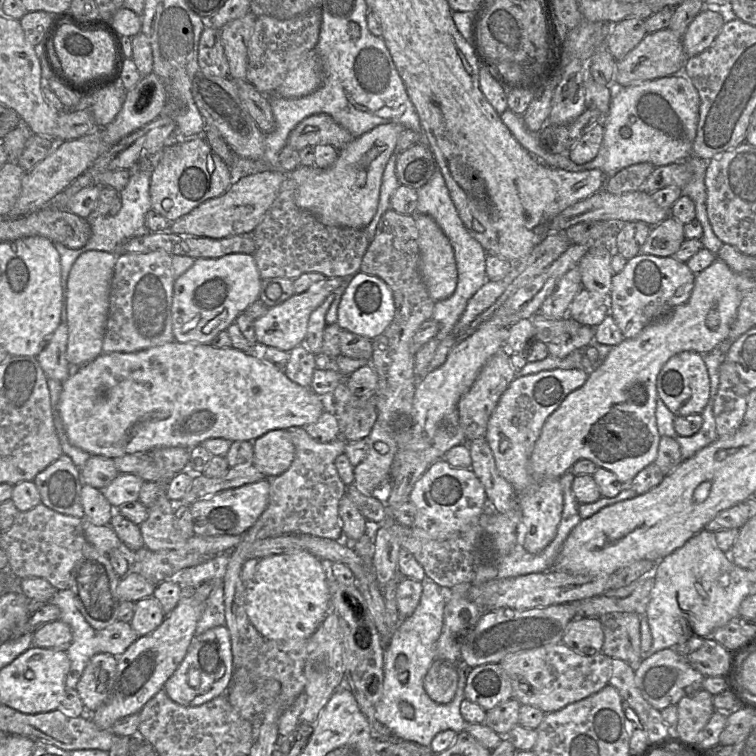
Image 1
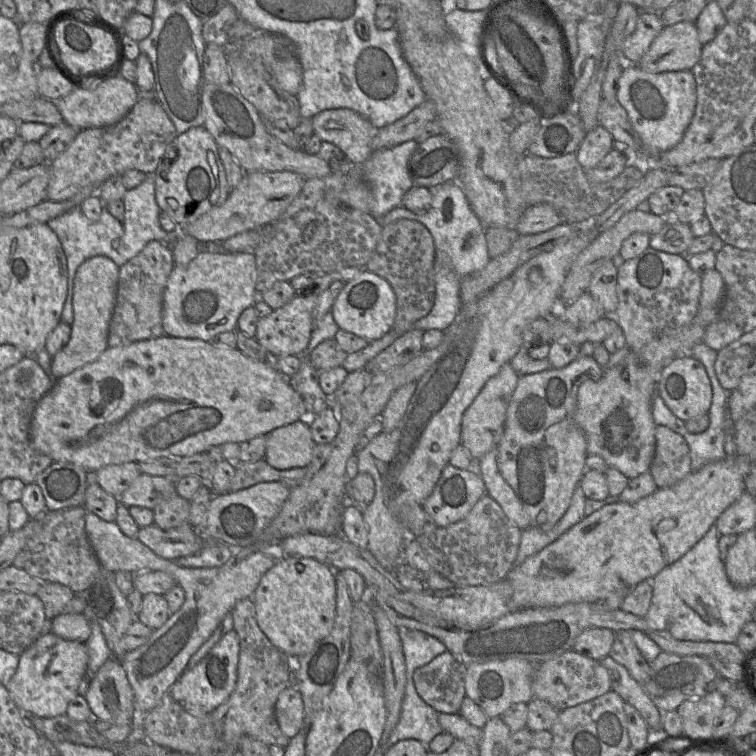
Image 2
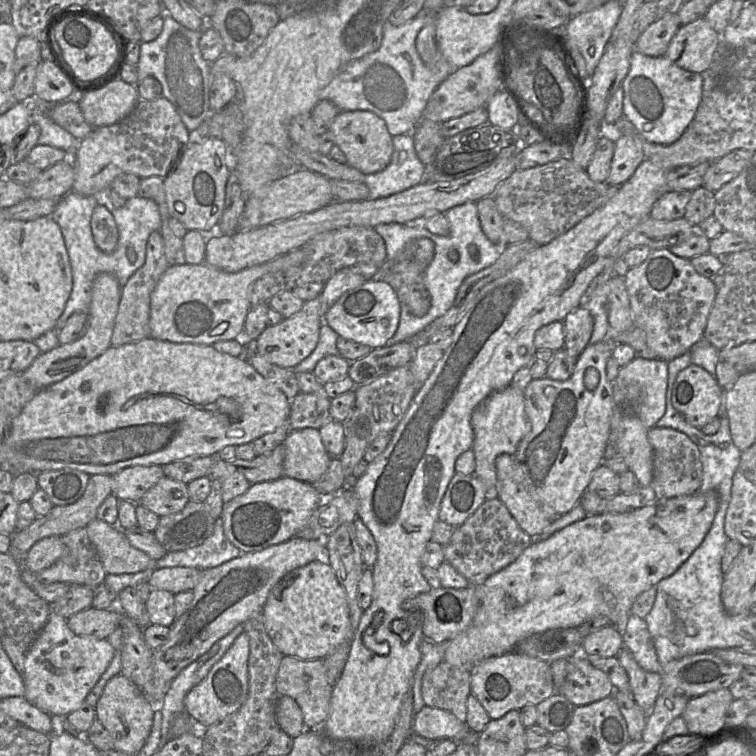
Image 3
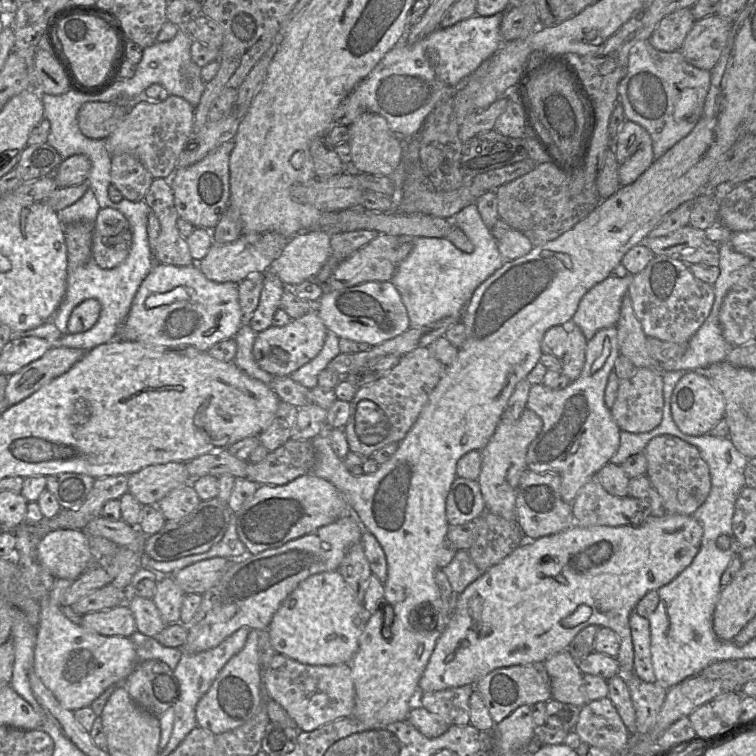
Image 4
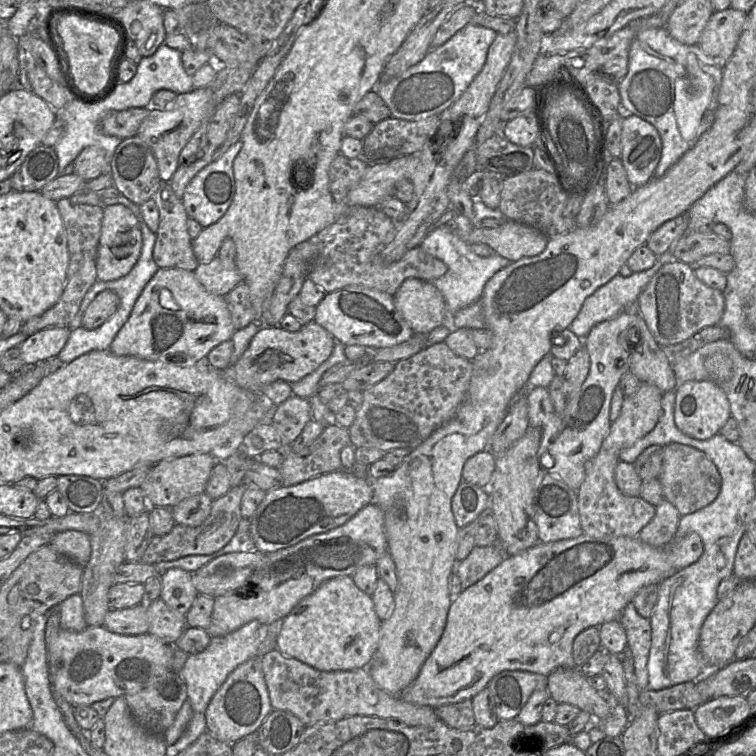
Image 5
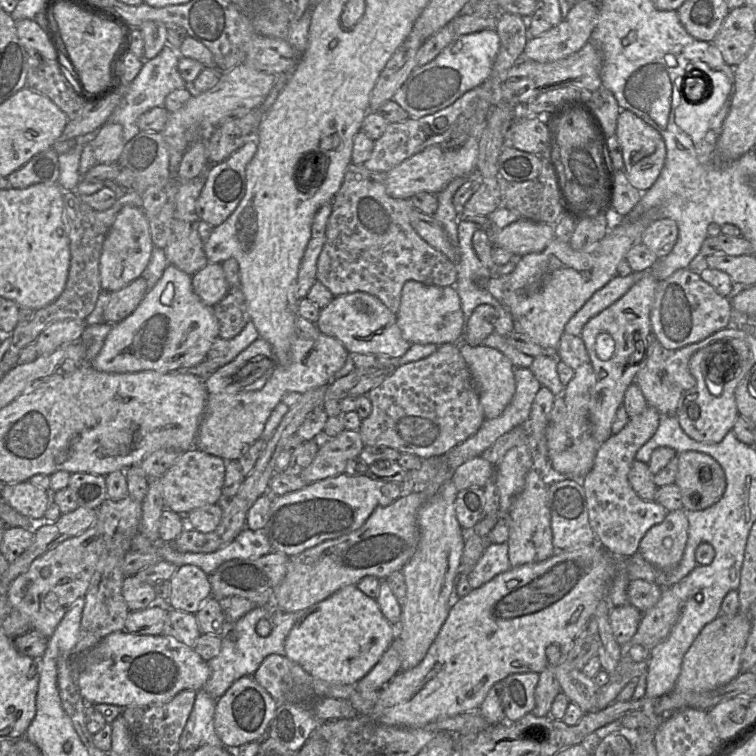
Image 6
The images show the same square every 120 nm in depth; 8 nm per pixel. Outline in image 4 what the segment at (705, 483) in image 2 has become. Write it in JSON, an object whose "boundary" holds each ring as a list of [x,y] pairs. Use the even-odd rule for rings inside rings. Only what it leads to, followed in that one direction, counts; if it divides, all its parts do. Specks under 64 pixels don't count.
{"boundary":[[[669,514],[662,517],[650,517],[640,526],[591,526],[583,527],[573,525],[572,527],[559,533],[544,536],[533,541],[525,541],[502,561],[489,568],[476,581],[471,583],[466,589],[457,595],[456,607],[445,630],[436,642],[434,651],[427,663],[427,666],[419,680],[418,689],[421,693],[441,691],[448,688],[456,688],[464,685],[473,685],[491,671],[515,665],[530,663],[543,663],[550,656],[568,650],[574,637],[585,627],[597,625],[612,629],[619,638],[620,649],[617,660],[621,673],[634,672],[634,649],[631,638],[629,624],[630,613],[635,610],[638,601],[651,590],[658,590],[662,586],[671,582],[693,561],[701,546],[703,528],[693,515]]]}

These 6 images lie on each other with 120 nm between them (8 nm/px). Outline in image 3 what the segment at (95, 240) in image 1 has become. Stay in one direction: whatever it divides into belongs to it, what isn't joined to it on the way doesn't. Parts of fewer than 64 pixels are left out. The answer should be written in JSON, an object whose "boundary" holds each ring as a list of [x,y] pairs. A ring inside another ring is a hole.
{"boundary":[[[71,191],[59,199],[51,217],[59,225],[68,251],[72,270],[72,291],[63,313],[57,320],[55,329],[58,331],[73,313],[88,314],[92,286],[98,274],[106,272],[115,276],[122,288],[144,264],[148,237],[153,231],[160,231],[161,228],[159,209],[155,201],[138,195],[125,200],[124,206],[114,207],[114,211],[111,211],[118,229],[118,244],[113,252],[104,253],[95,244],[91,229],[92,213],[97,205],[95,198]]]}

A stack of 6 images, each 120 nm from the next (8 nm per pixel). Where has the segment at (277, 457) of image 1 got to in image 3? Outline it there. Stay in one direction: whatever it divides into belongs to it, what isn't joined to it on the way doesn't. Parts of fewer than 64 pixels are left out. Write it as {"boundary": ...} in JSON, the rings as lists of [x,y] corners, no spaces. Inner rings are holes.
{"boundary":[[[315,428],[291,429],[283,445],[284,477],[313,484],[325,474],[332,460]]]}

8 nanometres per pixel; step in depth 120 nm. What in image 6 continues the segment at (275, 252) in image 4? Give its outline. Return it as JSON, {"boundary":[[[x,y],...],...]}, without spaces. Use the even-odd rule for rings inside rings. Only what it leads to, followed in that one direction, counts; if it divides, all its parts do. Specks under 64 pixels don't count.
{"boundary":[[[208,263],[191,276],[193,291],[207,306],[213,307],[230,291],[220,264]]]}

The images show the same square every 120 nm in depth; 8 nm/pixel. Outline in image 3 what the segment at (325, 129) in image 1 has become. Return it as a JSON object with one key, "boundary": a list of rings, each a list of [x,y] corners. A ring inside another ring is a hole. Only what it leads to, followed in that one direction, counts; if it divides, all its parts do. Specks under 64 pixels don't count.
{"boundary":[[[366,110],[340,111],[329,131],[334,144],[345,154],[347,164],[363,174],[380,172],[389,165],[394,151],[392,136],[385,121],[375,113]]]}

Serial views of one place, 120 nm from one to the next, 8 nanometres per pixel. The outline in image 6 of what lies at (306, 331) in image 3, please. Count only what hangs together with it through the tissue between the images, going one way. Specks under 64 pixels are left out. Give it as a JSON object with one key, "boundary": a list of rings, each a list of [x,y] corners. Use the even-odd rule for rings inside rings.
{"boundary":[[[322,333],[315,339],[294,339],[291,343],[291,363],[282,366],[271,345],[261,337],[251,343],[229,364],[217,369],[205,382],[206,407],[201,417],[195,448],[224,460],[238,460],[257,441],[274,408],[287,393],[303,395],[310,390],[330,384],[344,366],[349,352],[336,339]]]}

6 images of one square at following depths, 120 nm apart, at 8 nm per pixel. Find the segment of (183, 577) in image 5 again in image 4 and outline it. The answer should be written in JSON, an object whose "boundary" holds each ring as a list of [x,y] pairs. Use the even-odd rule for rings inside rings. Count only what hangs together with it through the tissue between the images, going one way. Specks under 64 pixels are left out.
{"boundary":[[[165,576],[157,583],[152,601],[167,625],[180,623],[180,612],[185,595],[171,576]]]}

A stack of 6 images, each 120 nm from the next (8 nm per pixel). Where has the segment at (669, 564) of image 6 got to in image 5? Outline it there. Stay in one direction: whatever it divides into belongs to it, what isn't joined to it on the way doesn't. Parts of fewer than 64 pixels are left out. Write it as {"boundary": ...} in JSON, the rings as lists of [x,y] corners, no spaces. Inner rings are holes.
{"boundary":[[[666,499],[655,506],[655,509],[654,517],[641,530],[638,537],[653,547],[664,547],[674,540],[681,515],[676,507]]]}

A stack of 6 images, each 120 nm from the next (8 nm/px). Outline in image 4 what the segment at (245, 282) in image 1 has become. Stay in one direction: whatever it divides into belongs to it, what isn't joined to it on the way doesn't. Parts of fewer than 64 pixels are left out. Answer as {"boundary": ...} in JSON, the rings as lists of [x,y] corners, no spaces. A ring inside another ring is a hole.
{"boundary":[[[310,230],[290,238],[280,256],[268,268],[287,288],[293,288],[313,279],[330,253],[330,234],[322,230]],[[155,263],[132,301],[128,316],[119,329],[119,339],[167,348],[194,347],[207,352],[216,343],[233,338],[243,323],[238,300],[238,283],[211,281],[195,264],[175,266]]]}

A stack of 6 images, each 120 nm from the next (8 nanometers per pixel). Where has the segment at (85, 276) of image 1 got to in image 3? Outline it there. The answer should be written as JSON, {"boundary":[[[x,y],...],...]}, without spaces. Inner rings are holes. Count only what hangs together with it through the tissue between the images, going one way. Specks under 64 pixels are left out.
{"boundary":[[[106,272],[98,274],[92,286],[87,327],[84,333],[69,344],[59,344],[50,351],[41,352],[22,372],[24,377],[37,389],[42,389],[66,378],[104,353],[111,346],[111,336],[120,302],[120,292],[121,287],[115,276]]]}

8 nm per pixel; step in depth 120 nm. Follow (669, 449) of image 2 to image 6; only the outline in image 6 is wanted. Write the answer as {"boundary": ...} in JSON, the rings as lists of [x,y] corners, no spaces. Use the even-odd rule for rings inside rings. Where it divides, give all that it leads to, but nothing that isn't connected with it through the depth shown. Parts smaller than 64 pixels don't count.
{"boundary":[[[696,451],[679,453],[677,459],[675,484],[681,491],[685,511],[705,510],[722,498],[726,477],[716,460]]]}

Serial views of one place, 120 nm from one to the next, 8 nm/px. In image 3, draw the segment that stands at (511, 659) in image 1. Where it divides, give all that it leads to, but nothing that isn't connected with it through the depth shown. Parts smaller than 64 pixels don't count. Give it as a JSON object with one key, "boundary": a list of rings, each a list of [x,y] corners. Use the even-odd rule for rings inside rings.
{"boundary":[[[580,654],[570,659],[565,680],[556,692],[577,707],[609,697],[614,690],[608,676]]]}

